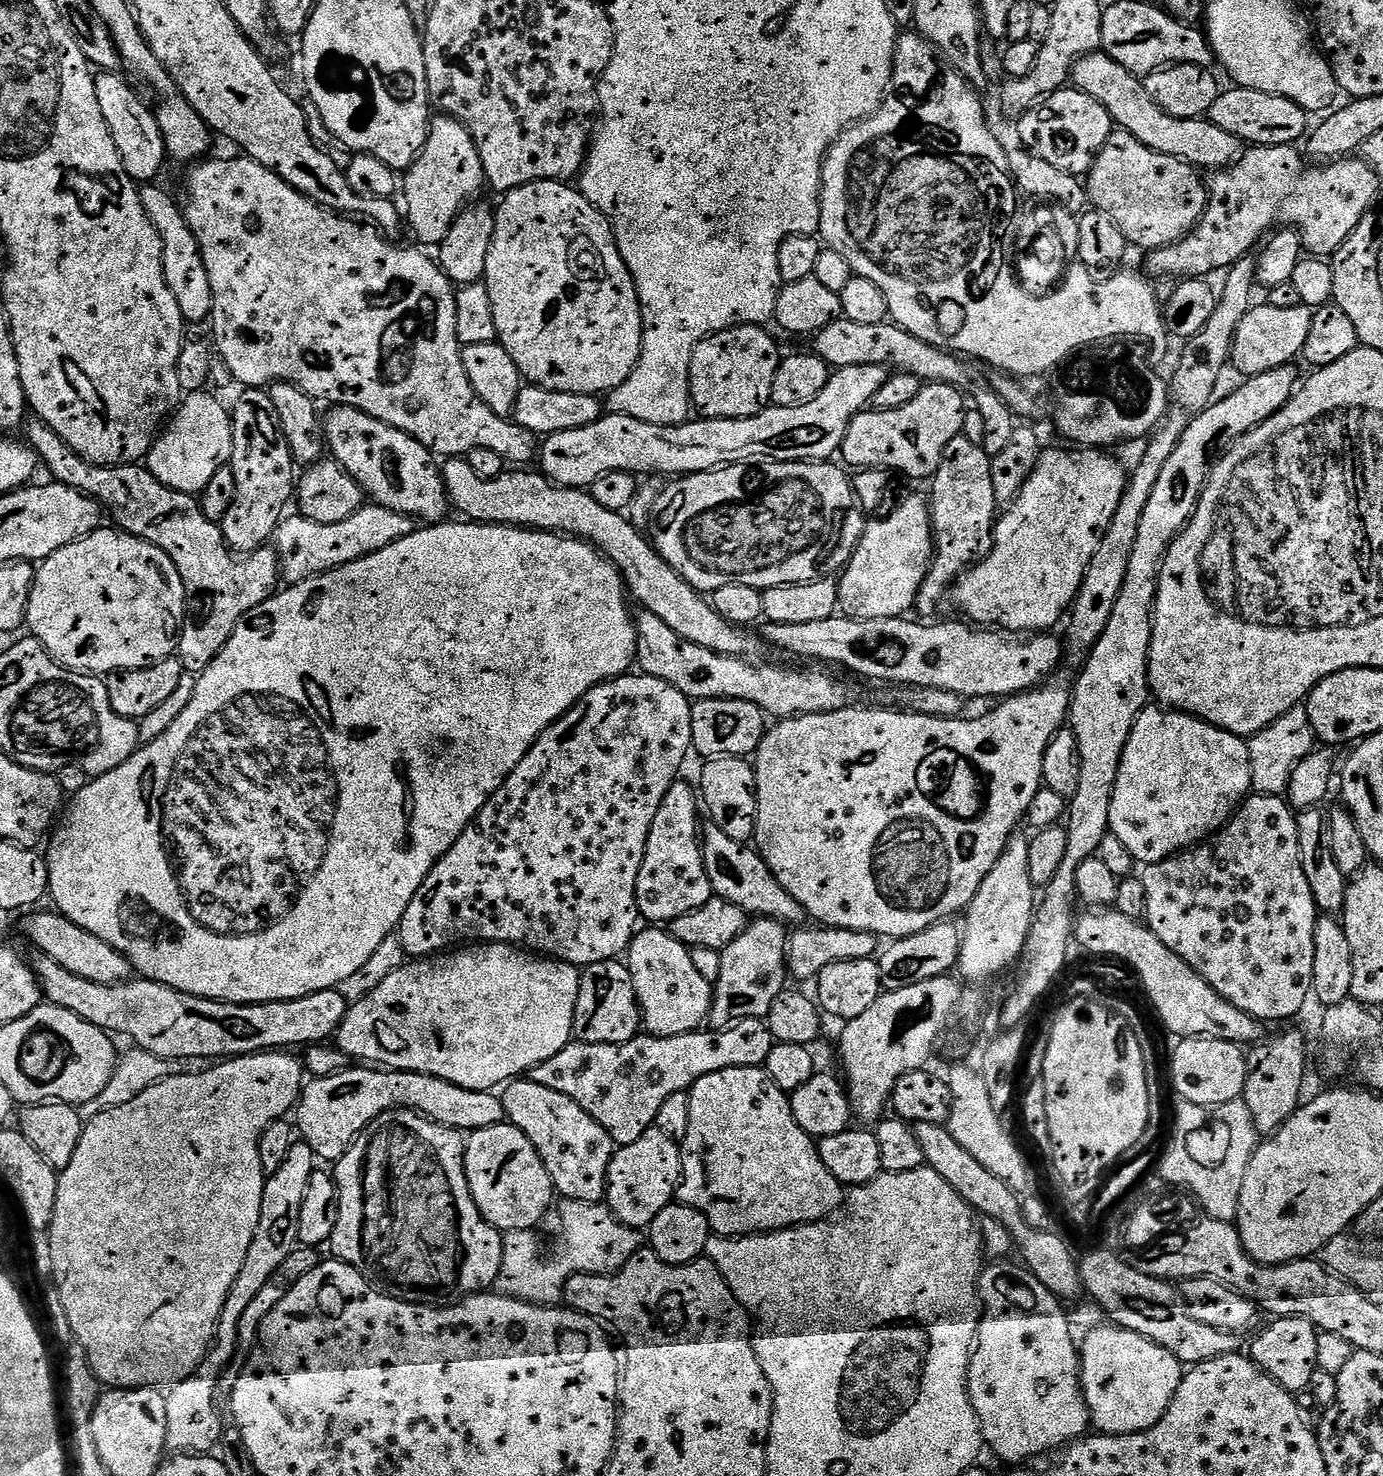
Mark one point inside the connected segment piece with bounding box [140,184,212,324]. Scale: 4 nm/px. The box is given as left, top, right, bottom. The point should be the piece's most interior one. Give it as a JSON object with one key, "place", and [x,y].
{"place":[184,266]}

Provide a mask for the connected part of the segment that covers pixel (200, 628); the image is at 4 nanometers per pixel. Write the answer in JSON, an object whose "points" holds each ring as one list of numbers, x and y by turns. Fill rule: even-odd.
{"points":[[35,414,29,415,22,425,23,439,29,448,36,453,39,463,48,467,48,472,57,484,65,484,82,494,86,494,92,500,97,500,101,508,110,517,111,523,119,531,129,532,140,540,150,542,158,546,174,562,178,574,182,574,182,586,184,587,184,607,186,615,182,635,178,641,178,658,184,664,185,672,199,674,214,662,214,658,226,646,226,642,234,634,238,622,250,610,254,610,262,602,266,602,275,596,282,584,282,573,280,570,280,556,275,547,265,546,251,552,248,555,239,555,228,547,227,540,223,536,221,525,217,521,206,518,200,509,200,501,193,493,170,490,170,486,162,486,158,478,146,466,135,464,92,464,84,460,42,418]]}

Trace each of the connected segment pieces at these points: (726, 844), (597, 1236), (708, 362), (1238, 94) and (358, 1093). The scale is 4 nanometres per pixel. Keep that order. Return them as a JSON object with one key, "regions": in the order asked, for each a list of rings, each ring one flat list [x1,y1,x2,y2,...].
{"regions":[[[711,822,702,828,702,847,704,849,704,865,710,878,713,893,726,902,734,902,743,912,752,918,778,920,785,926,800,926,805,923,804,907,780,885,778,878,766,866,755,847,734,842,734,838,726,838,723,830,718,830]],[[564,1200,564,1229,552,1248,552,1256,544,1257,540,1244,536,1241,537,1233,510,1232,504,1236,504,1249,502,1250,502,1270,498,1274,495,1287,503,1295,513,1296,516,1300,525,1300,527,1304,542,1304,556,1306,564,1299,564,1287,566,1282,574,1274,598,1274,610,1276,615,1274,638,1250,636,1244,637,1229,618,1222,618,1218,608,1208,607,1203,591,1204,590,1202,578,1202,577,1200]],[[739,324,736,328,715,332,696,347,690,362,688,388,692,391,695,411,701,417,746,418,769,407,782,351,768,330,758,324]],[[1232,86,1229,89,1229,92,1228,89,1221,91,1214,106,1210,106,1208,111,1207,119,1211,120,1214,126,1218,126,1218,130,1234,134,1245,145,1266,148,1283,144,1292,146,1305,139,1310,128,1309,113,1305,112,1302,106,1290,102,1290,98,1282,98,1278,94,1262,94,1258,90,1239,86]],[[349,1066,333,1076,318,1076,305,1083,300,1099,294,1109,294,1123,298,1136,303,1143,310,1146,312,1153,321,1161,335,1162,350,1150,350,1146,383,1112,391,1112,394,1108,407,1108,436,1121,448,1128,457,1130,475,1130,489,1128,505,1123,503,1099,495,1091,475,1092,466,1090,448,1080,440,1080,436,1076,423,1076,420,1072,397,1072,395,1070,377,1070,372,1066]]]}

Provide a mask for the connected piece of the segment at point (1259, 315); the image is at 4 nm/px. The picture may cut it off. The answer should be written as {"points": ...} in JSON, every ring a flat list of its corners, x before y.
{"points":[[1267,302,1257,303,1242,318,1232,343,1231,367,1247,378,1266,374,1284,364,1292,364,1303,353,1306,337,1310,334,1313,309,1306,307,1282,310,1282,306,1274,306]]}

